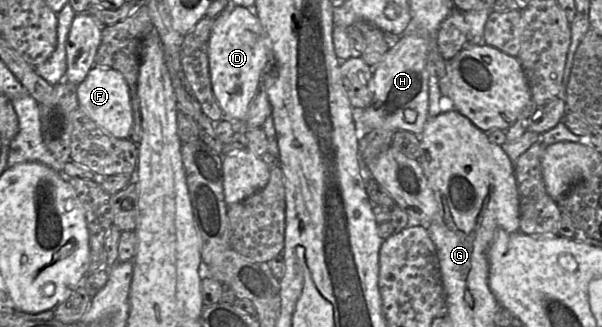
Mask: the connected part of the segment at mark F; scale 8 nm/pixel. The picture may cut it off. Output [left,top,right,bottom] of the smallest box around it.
[77,65,133,139]

